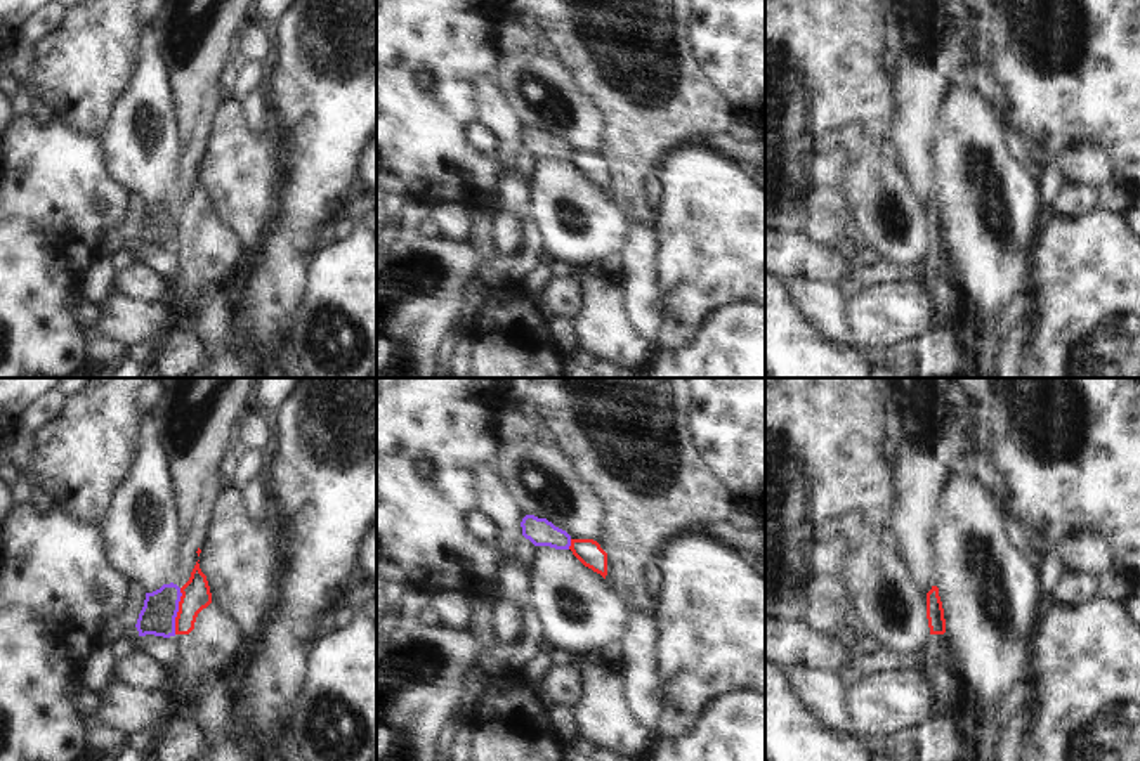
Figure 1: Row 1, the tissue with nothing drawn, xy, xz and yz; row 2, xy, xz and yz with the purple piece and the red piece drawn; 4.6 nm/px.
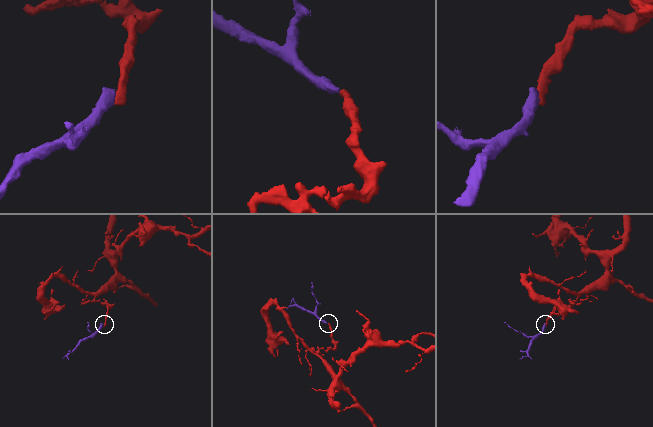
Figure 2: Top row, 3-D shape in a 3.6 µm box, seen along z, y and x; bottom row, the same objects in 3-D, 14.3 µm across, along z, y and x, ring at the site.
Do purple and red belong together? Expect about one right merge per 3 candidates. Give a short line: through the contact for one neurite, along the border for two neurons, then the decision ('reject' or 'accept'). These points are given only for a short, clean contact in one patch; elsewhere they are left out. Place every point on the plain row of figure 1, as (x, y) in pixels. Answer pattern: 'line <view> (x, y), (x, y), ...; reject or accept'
line xy (181, 200), (174, 245); reject

